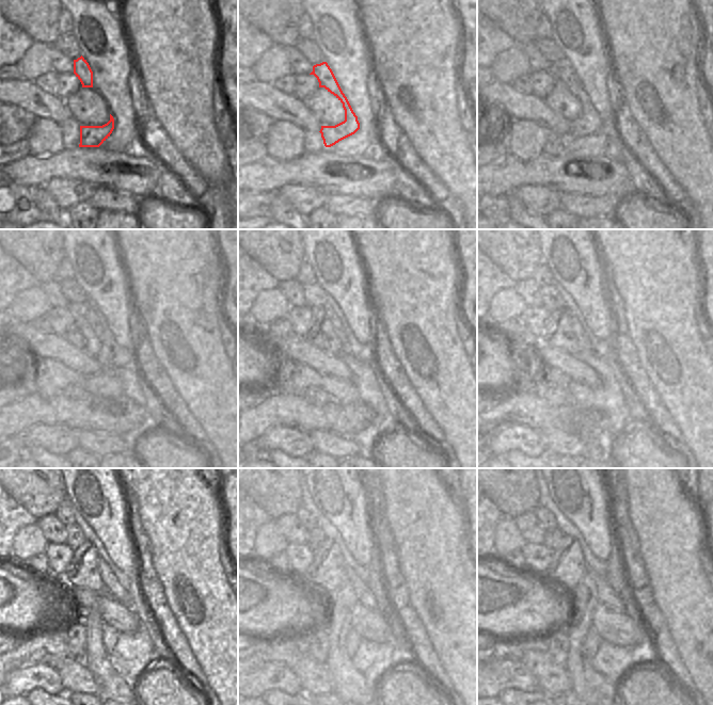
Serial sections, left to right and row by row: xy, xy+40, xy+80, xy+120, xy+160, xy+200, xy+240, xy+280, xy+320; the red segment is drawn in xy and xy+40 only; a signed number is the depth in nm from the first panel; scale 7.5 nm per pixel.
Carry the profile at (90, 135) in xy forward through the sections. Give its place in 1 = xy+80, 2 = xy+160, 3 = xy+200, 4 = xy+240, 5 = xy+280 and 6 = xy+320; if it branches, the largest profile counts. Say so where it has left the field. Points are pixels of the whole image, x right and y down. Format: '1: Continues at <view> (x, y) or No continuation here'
1: Continues at xy+80 (588, 123)
2: Continues at xy+160 (362, 352)
3: Continues at xy+200 (587, 340)
4: Continues at xy+240 (113, 589)
5: Continues at xy+280 (365, 596)
6: Continues at xy+320 (606, 595).

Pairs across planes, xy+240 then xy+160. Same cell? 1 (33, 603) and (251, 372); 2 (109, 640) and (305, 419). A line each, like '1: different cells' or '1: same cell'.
1: same cell
2: different cells

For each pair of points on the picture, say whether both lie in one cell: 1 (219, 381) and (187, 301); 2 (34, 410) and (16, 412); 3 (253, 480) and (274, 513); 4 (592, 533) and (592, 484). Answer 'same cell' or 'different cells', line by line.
1: same cell
2: same cell
3: same cell
4: same cell

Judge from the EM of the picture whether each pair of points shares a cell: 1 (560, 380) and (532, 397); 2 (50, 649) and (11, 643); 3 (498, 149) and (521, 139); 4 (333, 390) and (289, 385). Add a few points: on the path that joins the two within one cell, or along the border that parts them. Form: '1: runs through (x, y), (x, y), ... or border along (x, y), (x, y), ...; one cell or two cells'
1: border along (532, 385), (541, 393); two cells
2: border along (19, 640), (11, 651); two cells
3: border along (500, 135), (503, 138), (506, 149), (509, 153); two cells
4: runs through (322, 381), (300, 381); one cell

